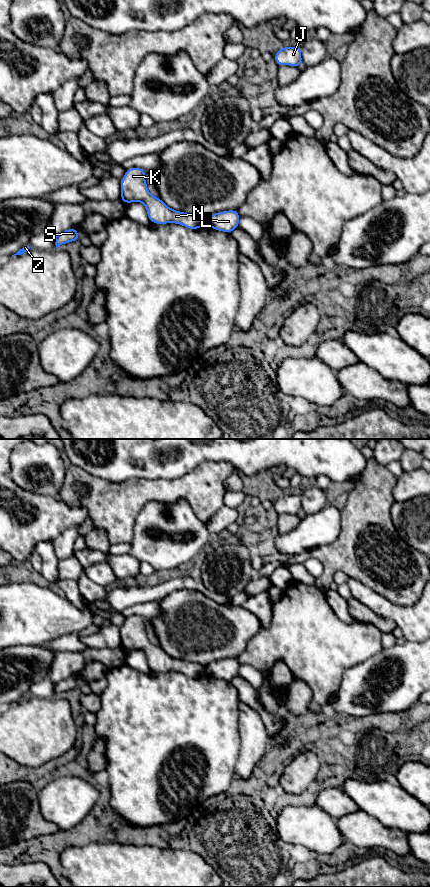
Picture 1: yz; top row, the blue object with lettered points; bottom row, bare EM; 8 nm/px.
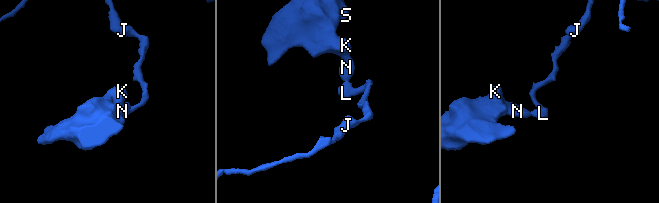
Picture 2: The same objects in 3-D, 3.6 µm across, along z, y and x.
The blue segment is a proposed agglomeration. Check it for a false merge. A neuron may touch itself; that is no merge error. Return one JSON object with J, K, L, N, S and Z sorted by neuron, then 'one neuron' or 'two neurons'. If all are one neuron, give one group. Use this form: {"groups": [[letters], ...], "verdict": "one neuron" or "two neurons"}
{"groups": [["J", "L"], ["K", "N", "S", "Z"]], "verdict": "two neurons"}

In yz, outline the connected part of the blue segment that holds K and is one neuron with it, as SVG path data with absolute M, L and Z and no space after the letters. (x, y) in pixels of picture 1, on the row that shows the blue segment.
M138 167L126 170L121 180L122 202L127 204L142 202L146 207L149 220L155 224L175 223L188 229L206 226L206 220L201 216L171 209L160 198L152 196L147 189L145 173L145 170Z

